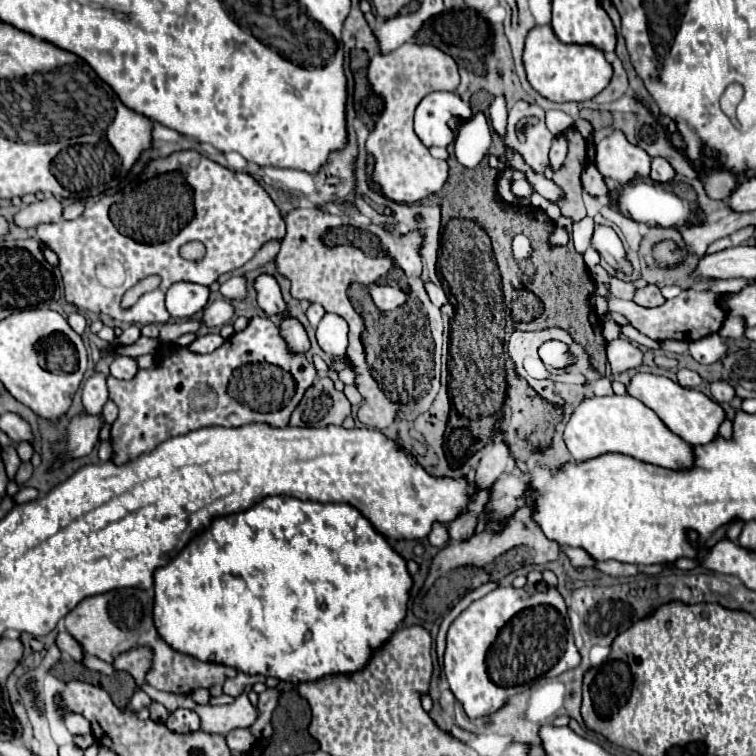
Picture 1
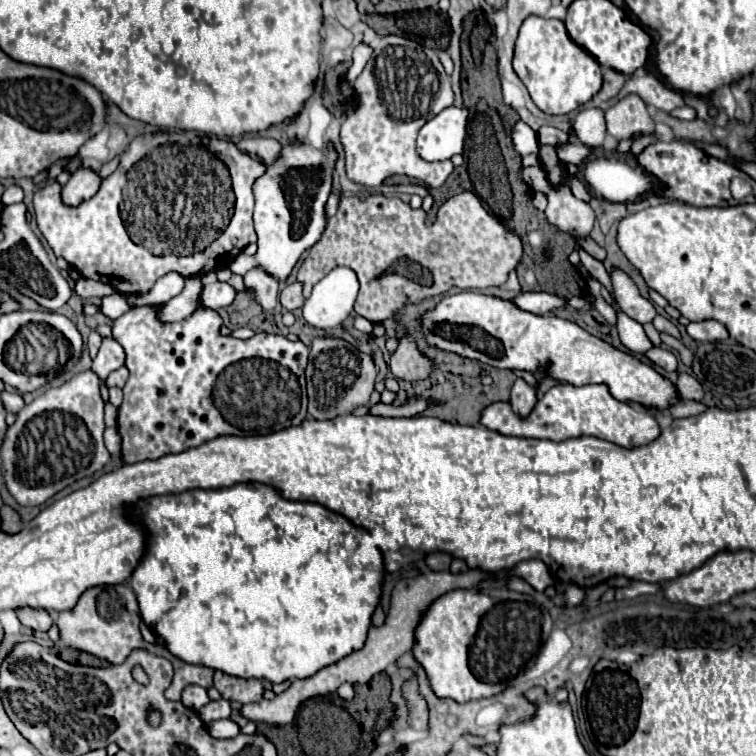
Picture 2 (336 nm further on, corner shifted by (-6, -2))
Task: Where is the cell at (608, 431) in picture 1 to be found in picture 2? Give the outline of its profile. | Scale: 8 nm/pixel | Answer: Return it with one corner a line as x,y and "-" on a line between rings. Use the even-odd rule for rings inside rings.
558,384
552,386
542,400
534,406
532,414
522,420
518,418
508,404
496,402
482,412
482,424
490,430
496,430
506,436
522,436
522,438
546,438
552,442
578,438
578,436
596,436
608,442
614,442
622,448
638,448
654,442
660,436
660,426
656,418
640,408
618,402
608,392
604,384
588,384
588,386
572,386
572,384

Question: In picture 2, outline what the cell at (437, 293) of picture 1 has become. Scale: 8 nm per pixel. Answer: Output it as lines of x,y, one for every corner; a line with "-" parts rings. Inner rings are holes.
460,292
454,296
446,296
434,310
430,310
424,316
422,326
424,326
430,346
438,346
442,350
456,352
460,356
480,360
480,362
496,366
496,368
528,370
528,372
536,372
538,368
542,368
550,378
554,378
558,382
568,382
574,386
606,384
610,388
610,394
616,400
636,402
636,404
644,406
646,410
650,410
652,414
662,414
664,410
668,410
672,404
676,404
680,400
678,388
668,378
658,374
652,366
642,364
634,356
616,350
614,346
588,334
586,330
582,330
578,324
574,324
570,320
562,320
562,318
554,318
554,316
536,316
536,314
520,310
518,306
514,306
508,300
500,300
500,298
476,294
476,292

